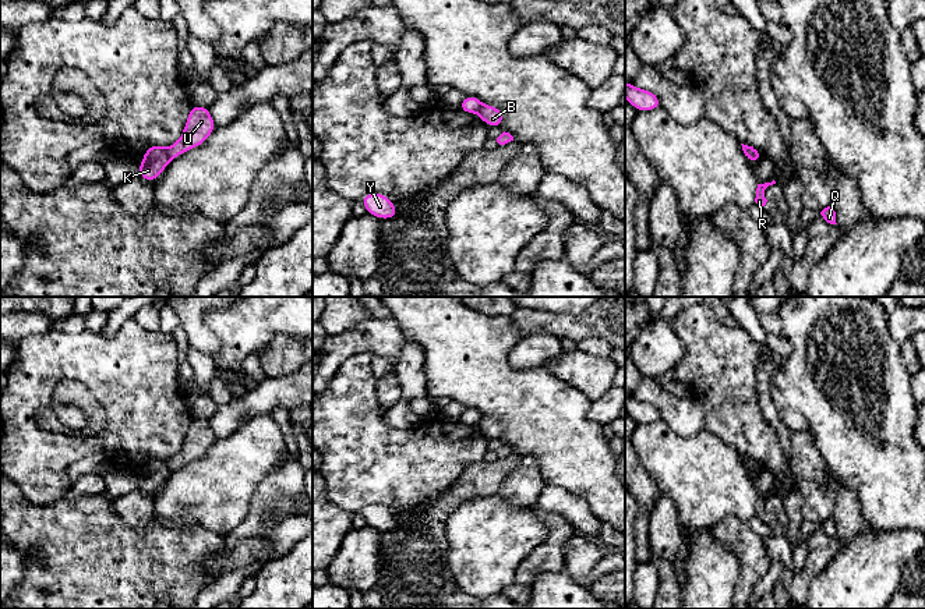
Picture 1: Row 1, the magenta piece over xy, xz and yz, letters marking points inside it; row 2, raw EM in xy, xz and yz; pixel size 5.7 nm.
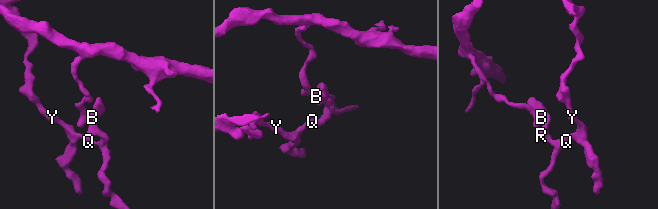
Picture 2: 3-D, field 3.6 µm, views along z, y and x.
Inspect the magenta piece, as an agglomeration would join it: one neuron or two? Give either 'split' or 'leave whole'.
split

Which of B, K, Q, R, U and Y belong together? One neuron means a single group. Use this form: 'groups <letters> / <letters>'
groups B Q R U Y / K

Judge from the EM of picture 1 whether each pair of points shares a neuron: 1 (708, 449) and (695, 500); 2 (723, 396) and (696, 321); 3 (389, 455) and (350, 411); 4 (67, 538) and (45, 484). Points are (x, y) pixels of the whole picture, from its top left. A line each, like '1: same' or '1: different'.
1: same
2: same
3: same
4: different

